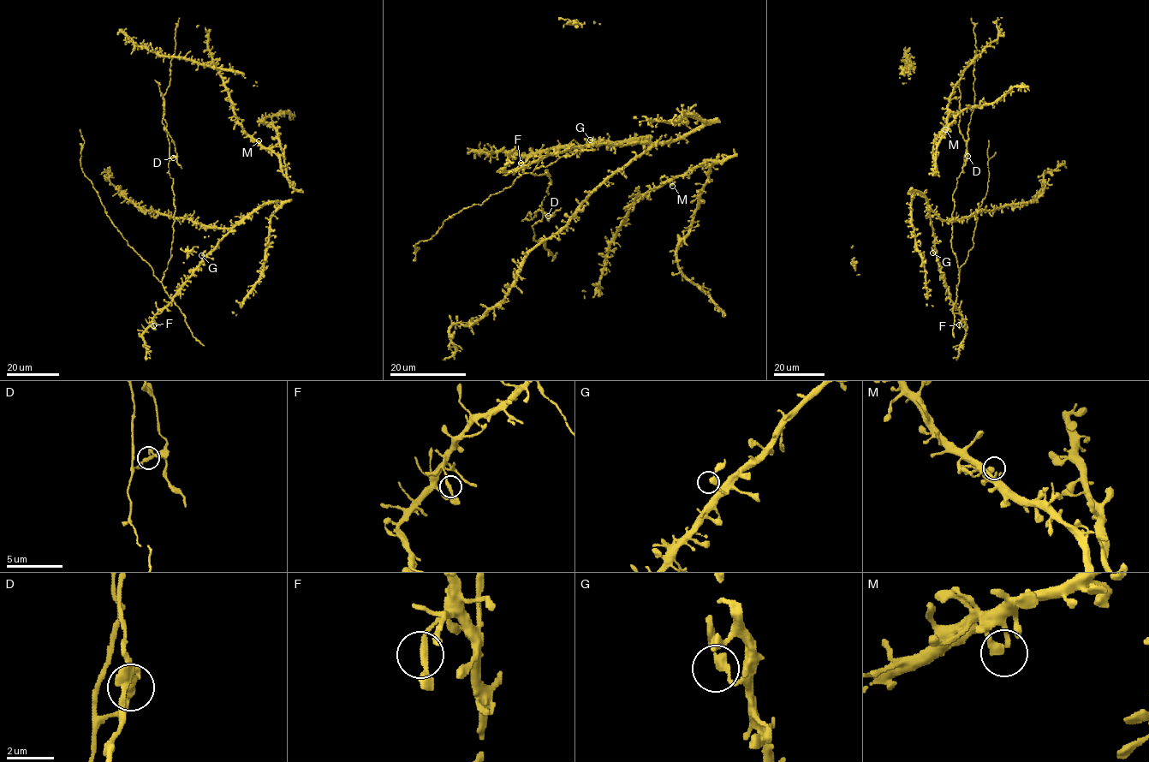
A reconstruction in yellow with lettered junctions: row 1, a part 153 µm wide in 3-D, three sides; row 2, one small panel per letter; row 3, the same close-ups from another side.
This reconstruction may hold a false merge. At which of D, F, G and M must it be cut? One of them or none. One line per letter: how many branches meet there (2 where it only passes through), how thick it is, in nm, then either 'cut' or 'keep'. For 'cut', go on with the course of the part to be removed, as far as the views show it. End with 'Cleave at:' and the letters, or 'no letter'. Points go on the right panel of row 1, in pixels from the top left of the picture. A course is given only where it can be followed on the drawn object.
D: 2 | 320 nm | cut | (967, 156), (967, 142), (959, 127), (960, 91), (957, 87), (954, 89)
F: 2 | 240 nm | keep
G: 2 | 280 nm | keep
M: 2 | 300 nm | keep
Cleave at: D

